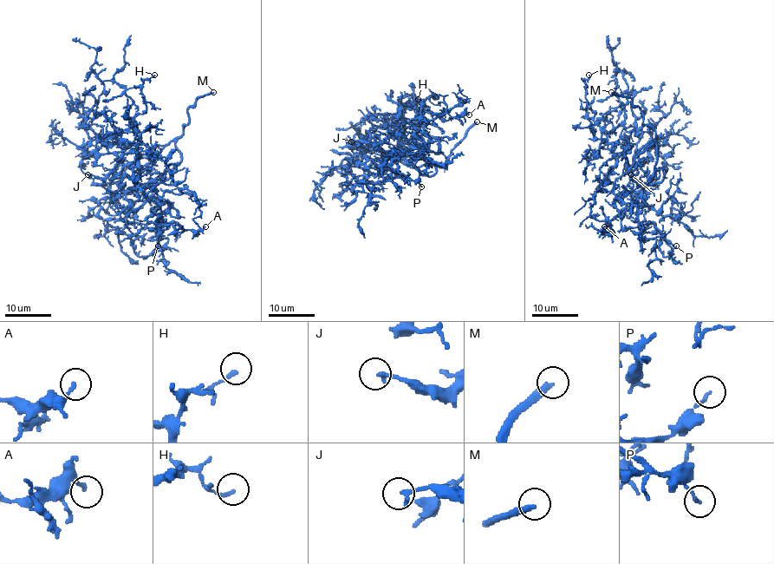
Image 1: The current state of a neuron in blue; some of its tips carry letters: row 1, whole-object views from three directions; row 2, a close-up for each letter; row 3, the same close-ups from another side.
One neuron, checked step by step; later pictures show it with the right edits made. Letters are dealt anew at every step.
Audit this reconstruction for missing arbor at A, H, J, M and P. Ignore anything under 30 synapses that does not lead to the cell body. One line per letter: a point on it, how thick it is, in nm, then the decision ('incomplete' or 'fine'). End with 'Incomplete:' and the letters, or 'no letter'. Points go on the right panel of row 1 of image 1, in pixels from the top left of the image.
A: (604, 226) | 170 nm | fine
H: (588, 75) | 150 nm | fine
J: (631, 174) | 220 nm | fine
M: (611, 92) | 300 nm | incomplete
P: (676, 245) | 140 nm | fine
Incomplete: M

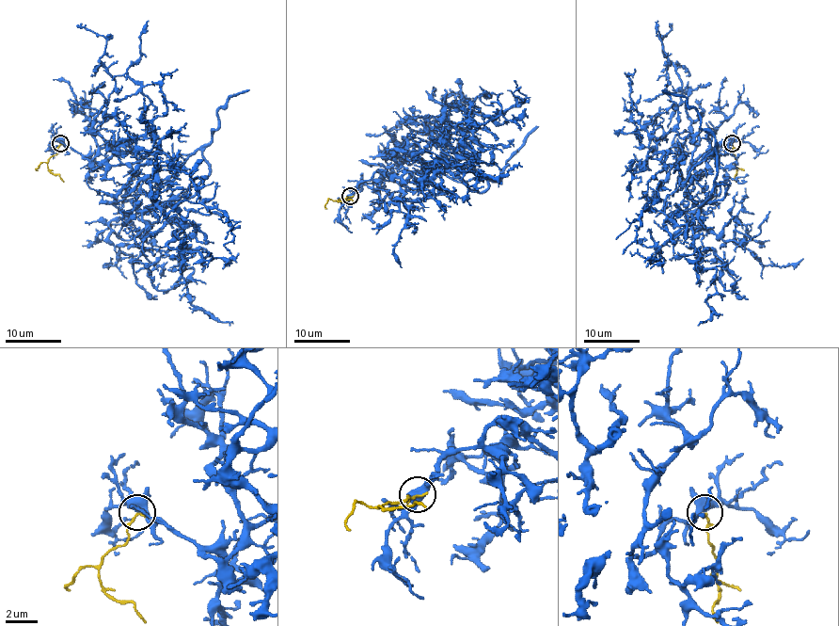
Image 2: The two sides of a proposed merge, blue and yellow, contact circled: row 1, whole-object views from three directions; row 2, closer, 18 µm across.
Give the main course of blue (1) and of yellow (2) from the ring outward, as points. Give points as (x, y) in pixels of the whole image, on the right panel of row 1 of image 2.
1: (732, 142), (692, 165), (715, 150), (727, 190), (700, 219), (717, 235), (736, 218), (763, 264), (803, 258)
2: (732, 144), (736, 159), (736, 182)

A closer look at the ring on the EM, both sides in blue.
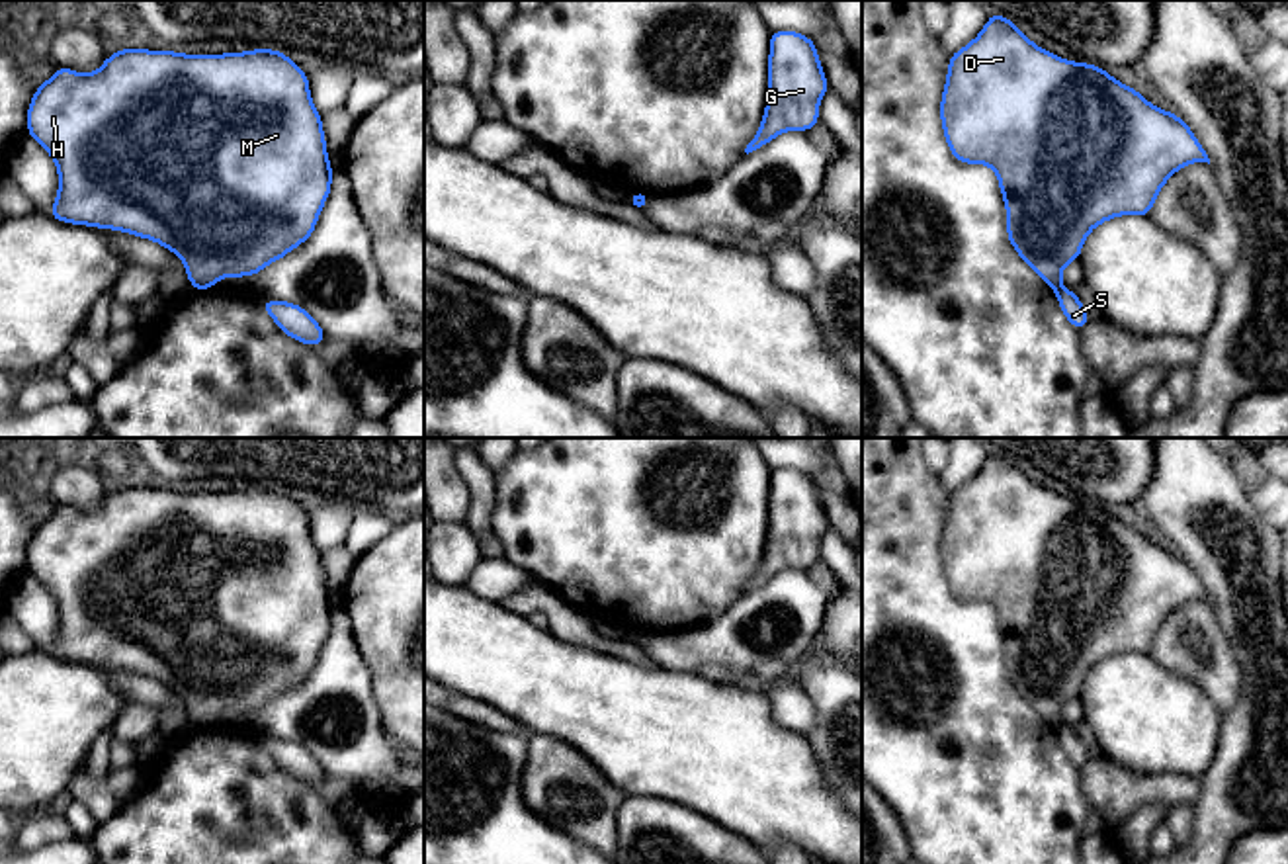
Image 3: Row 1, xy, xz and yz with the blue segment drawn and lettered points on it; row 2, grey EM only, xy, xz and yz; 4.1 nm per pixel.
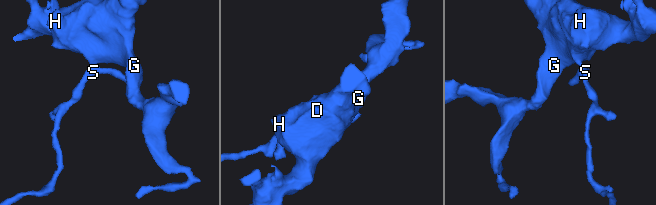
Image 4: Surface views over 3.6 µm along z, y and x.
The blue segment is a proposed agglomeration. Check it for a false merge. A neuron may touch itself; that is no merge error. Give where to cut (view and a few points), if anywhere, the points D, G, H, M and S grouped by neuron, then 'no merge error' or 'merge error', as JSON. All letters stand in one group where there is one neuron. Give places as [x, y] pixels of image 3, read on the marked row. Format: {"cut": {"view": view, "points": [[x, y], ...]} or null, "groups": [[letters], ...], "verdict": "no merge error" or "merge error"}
{"cut": {"view": "yz", "points": [[1060, 284], [1056, 290]]}, "groups": [["D", "G", "H", "M"], ["S"]], "verdict": "merge error"}

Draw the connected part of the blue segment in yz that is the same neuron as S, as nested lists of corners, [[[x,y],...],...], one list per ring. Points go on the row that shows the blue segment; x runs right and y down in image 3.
[[[1059,285],[1055,289],[1055,297],[1073,328],[1081,330],[1091,321],[1091,315],[1087,313],[1085,305],[1075,295],[1075,291]]]

